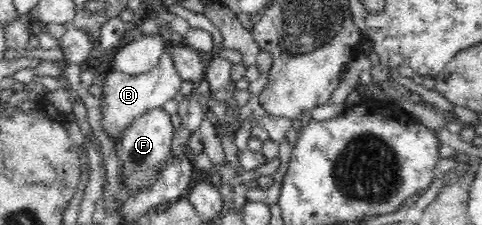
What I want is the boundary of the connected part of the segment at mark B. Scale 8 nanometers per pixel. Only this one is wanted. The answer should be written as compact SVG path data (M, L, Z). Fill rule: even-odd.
M167 41L160 62L149 73L129 75L110 68L105 76L102 86L102 96L100 97L102 99L102 103L100 103L101 123L104 133L119 146L123 132L130 126L130 123L143 112L162 107L164 102L174 99L178 92L180 92L182 81L178 69L174 67Z

